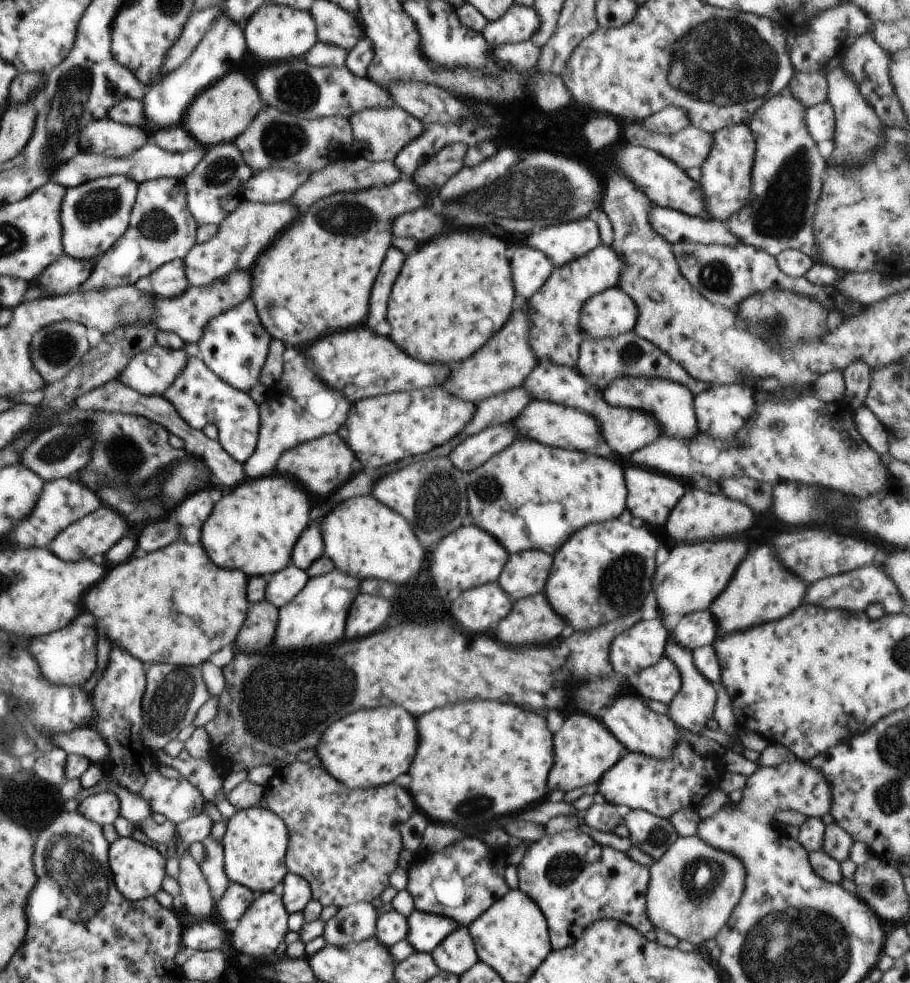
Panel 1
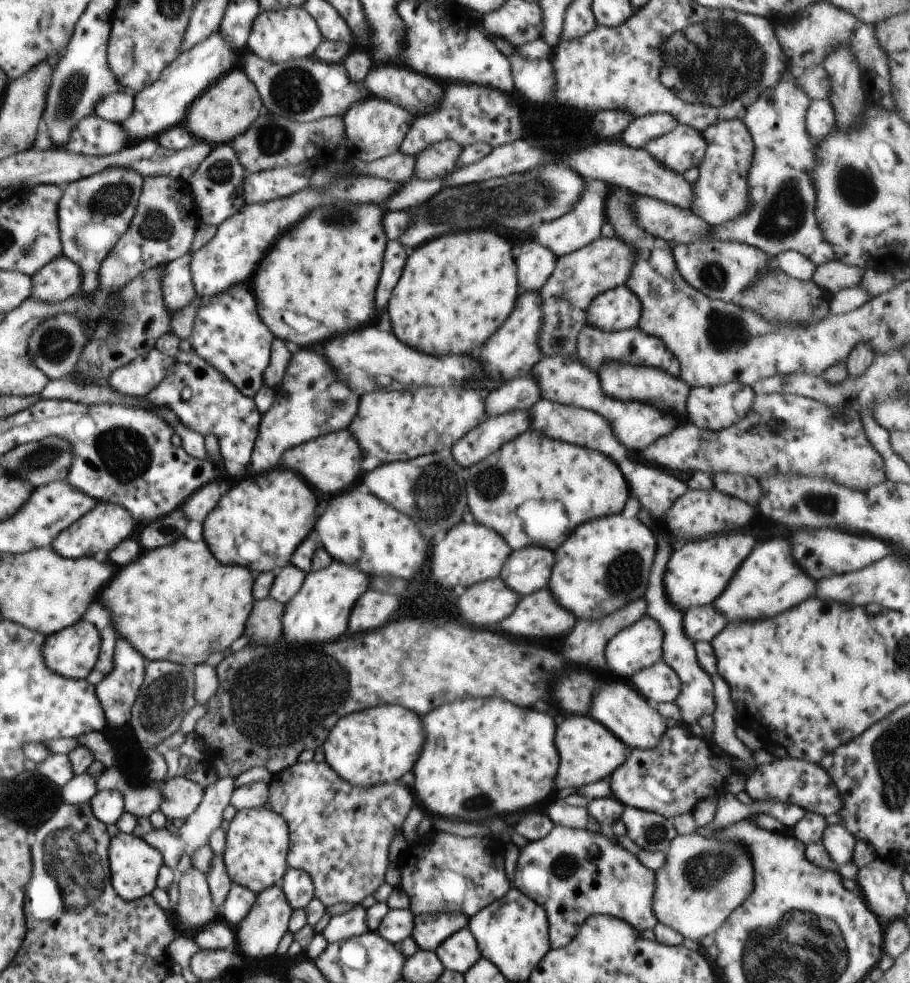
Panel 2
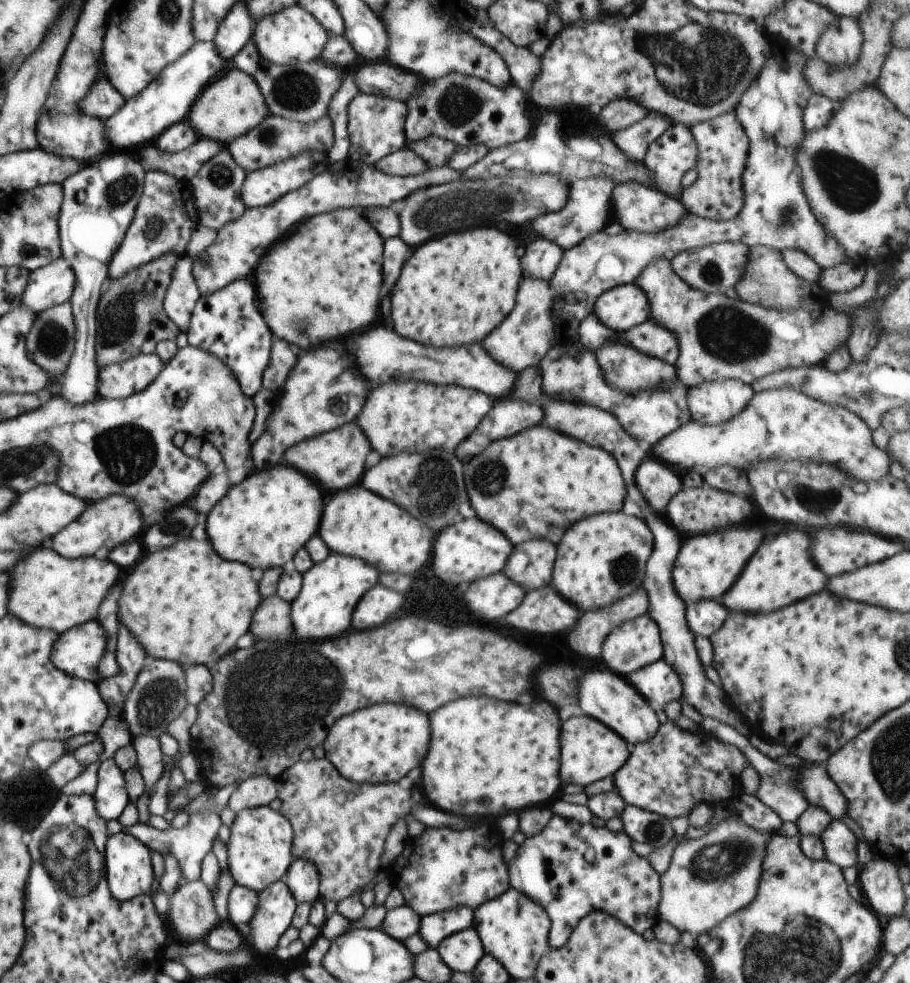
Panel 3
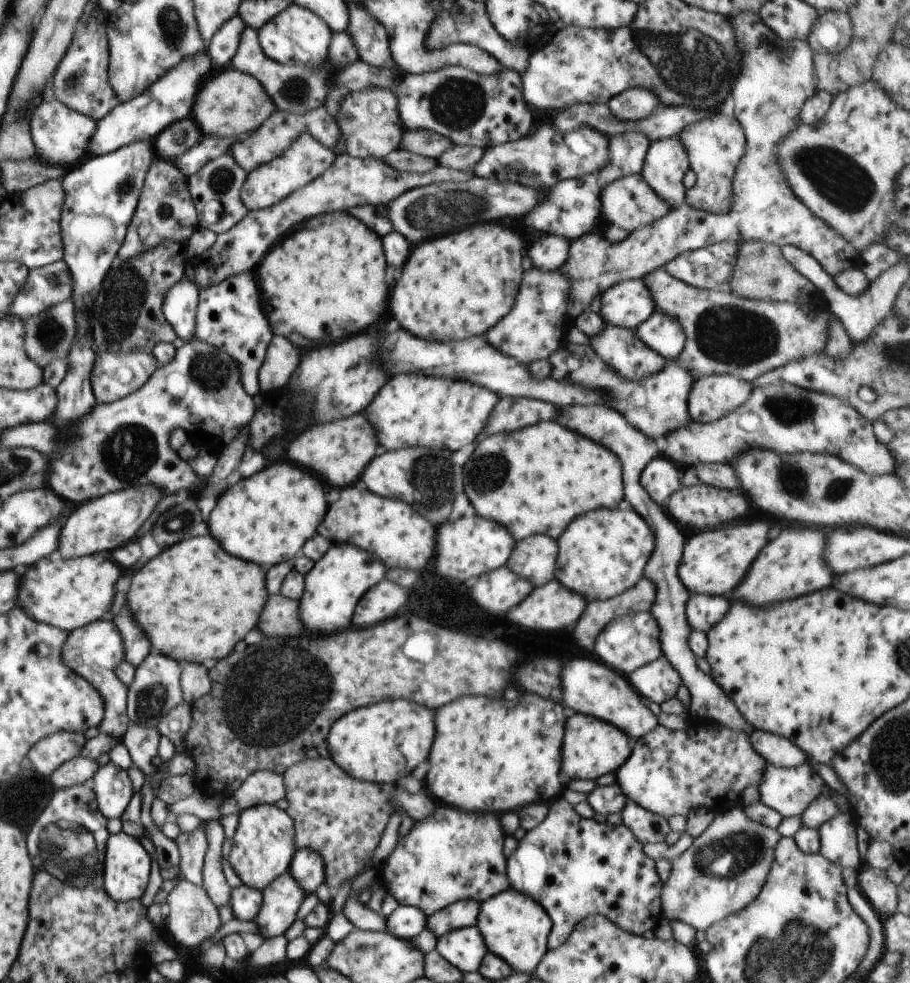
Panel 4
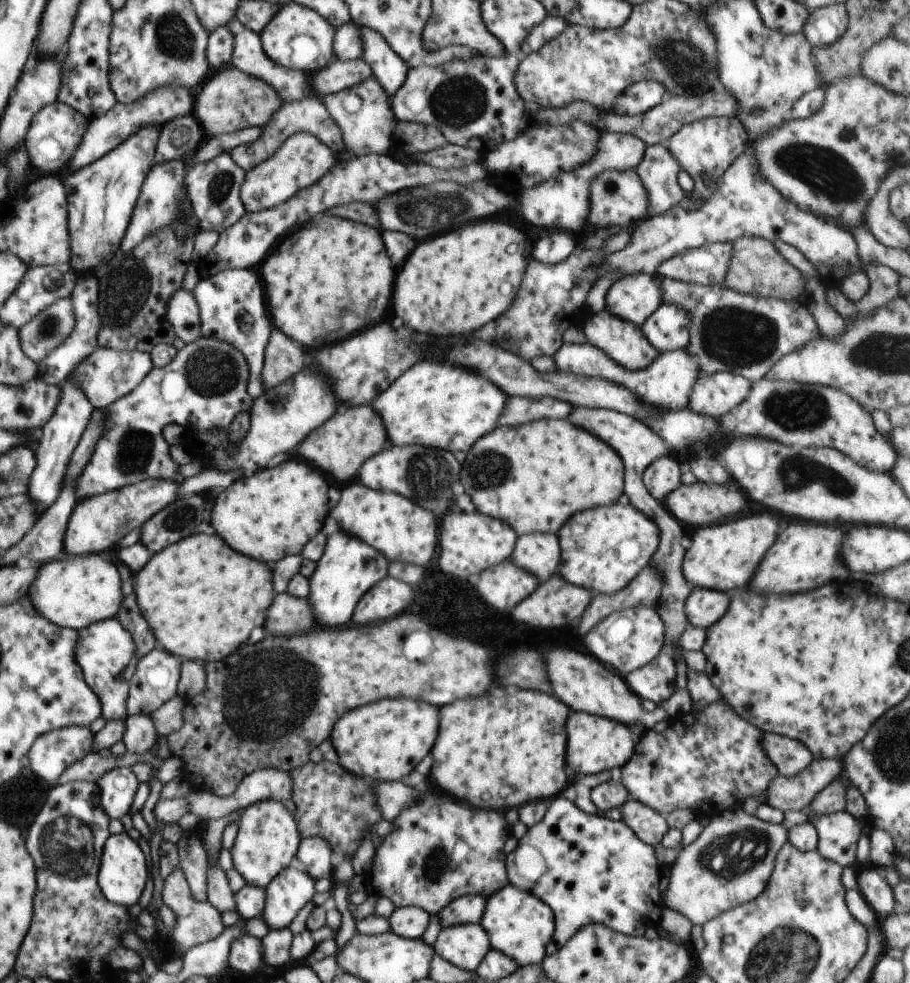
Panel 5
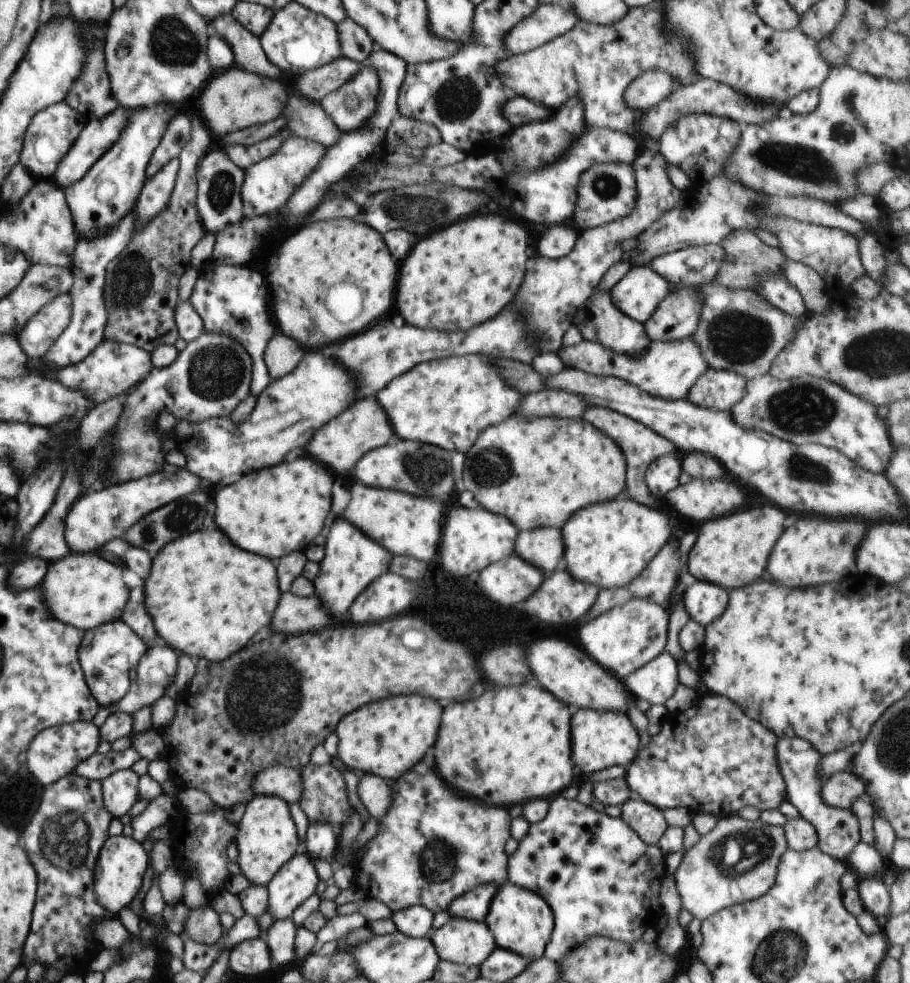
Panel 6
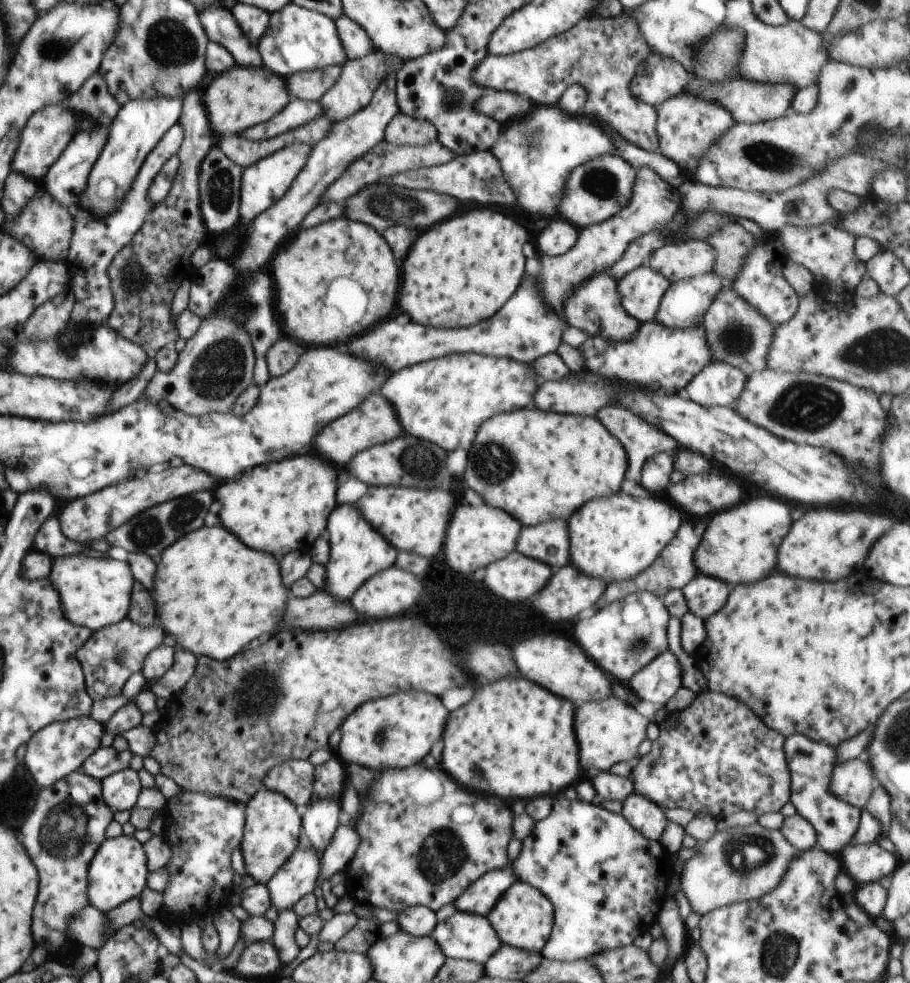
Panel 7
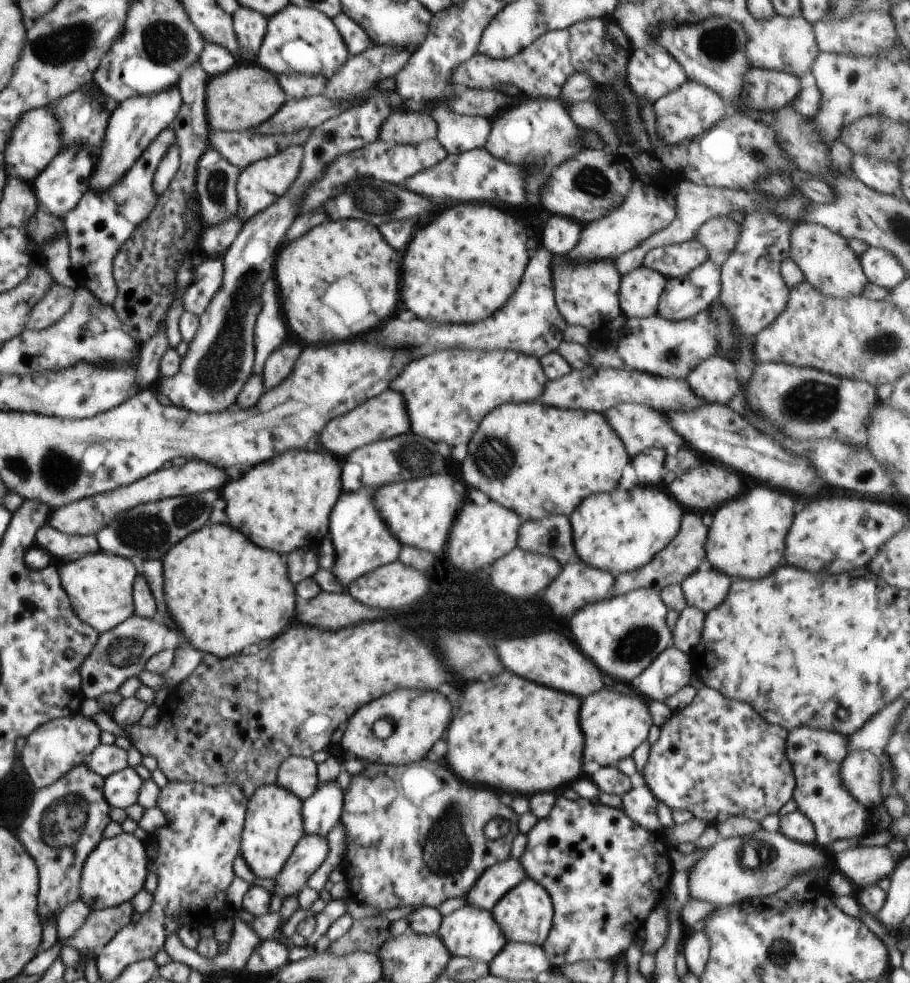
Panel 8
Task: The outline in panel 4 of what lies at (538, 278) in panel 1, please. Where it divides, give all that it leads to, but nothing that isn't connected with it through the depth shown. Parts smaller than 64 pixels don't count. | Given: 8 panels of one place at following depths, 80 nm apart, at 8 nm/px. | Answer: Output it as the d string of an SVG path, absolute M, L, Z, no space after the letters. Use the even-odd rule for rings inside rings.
M544 234L538 242L530 245L528 256L534 268L544 271L558 271L568 258L570 244L565 238Z

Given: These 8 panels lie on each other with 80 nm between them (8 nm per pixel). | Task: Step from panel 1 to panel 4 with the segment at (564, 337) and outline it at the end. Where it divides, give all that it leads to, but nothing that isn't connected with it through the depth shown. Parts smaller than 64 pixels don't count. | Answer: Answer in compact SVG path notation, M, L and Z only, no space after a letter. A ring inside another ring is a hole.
M741 12L728 16L735 30L735 45L744 48L744 66L740 78L734 84L732 98L734 98L734 114L742 125L746 146L744 156L740 159L733 178L733 203L726 214L717 215L691 207L688 203L672 210L650 226L628 233L628 236L618 242L610 242L604 235L588 233L572 241L568 258L560 270L570 283L569 305L566 314L566 328L573 325L584 311L588 312L592 301L600 296L607 288L618 284L620 281L642 279L649 272L664 267L679 254L693 251L722 241L737 242L742 244L748 241L764 241L778 245L780 248L791 244L801 251L807 252L821 267L833 277L841 270L852 267L856 256L859 254L848 241L823 220L820 220L797 196L793 193L780 161L777 161L777 145L785 135L797 129L801 123L799 114L803 104L818 90L814 72L813 50L806 41L798 39L784 41L773 30L770 30L756 13Z

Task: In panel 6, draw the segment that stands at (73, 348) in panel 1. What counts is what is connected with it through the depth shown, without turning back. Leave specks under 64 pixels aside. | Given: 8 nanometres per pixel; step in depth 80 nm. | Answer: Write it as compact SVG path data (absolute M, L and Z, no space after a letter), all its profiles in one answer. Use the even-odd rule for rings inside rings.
M69 293L58 295L26 323L17 339L29 359L43 357L50 350L70 324L72 311Z

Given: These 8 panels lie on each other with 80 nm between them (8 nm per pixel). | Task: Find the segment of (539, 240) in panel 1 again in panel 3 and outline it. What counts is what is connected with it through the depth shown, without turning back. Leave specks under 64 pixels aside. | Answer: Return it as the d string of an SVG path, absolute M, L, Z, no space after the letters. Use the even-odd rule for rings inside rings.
M588 178L588 180L574 180L568 206L557 213L546 213L536 217L532 228L543 239L557 244L563 251L574 248L585 238L604 230L610 210L610 194L612 194L612 180L608 178Z

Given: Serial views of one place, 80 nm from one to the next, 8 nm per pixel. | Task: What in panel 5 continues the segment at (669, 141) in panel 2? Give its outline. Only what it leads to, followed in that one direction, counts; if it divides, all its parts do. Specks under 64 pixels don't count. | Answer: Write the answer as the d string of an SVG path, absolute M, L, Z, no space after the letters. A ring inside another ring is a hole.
M662 144L646 147L645 155L636 168L648 193L649 216L665 213L686 195L677 181L683 168L676 157Z

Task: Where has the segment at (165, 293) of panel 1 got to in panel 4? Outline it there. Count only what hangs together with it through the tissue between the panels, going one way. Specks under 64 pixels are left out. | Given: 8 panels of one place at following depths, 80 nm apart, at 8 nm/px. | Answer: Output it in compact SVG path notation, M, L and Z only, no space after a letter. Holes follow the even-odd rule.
M185 275L168 292L163 300L163 313L174 332L186 343L193 339L199 288Z

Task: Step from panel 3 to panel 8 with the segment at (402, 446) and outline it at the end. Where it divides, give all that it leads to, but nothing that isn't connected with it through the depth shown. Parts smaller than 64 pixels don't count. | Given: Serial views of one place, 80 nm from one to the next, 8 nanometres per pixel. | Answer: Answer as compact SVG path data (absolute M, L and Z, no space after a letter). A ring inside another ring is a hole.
M444 350L404 366L389 388L402 394L414 434L450 446L468 444L482 418L506 402L540 400L548 382L539 359L516 352Z

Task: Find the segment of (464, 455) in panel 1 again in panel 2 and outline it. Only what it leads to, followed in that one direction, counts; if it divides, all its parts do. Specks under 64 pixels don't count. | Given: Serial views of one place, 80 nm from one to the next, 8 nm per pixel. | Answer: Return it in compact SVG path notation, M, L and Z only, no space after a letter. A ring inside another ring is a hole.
M510 411L497 417L487 417L474 430L470 430L456 441L450 451L460 466L470 468L492 452L496 452L512 438L526 432L528 426L528 411Z

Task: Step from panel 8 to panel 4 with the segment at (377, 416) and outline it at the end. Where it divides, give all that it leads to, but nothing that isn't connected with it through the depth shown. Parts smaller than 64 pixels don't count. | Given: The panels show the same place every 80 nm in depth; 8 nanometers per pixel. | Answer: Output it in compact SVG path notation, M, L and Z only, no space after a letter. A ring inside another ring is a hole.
M352 416L346 420L338 420L332 424L322 426L322 446L320 446L320 426L312 426L302 436L290 442L288 458L330 482L334 488L344 488L360 480L362 471L367 468L368 462L374 458L378 441L372 426L366 422L364 416Z

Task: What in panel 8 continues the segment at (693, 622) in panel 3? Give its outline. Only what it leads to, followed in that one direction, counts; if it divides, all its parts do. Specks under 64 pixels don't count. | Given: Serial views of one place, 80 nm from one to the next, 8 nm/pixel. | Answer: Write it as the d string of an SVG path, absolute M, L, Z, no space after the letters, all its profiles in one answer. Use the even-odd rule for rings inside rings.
M705 558L700 568L682 581L681 587L688 605L708 613L724 602L730 588L730 578L713 569Z

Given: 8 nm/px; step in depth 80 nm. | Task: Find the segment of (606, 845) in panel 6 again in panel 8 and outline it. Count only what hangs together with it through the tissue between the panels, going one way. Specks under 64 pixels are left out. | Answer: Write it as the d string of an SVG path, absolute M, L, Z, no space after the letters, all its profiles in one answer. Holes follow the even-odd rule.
M561 792L558 793L555 801L556 804L552 807L550 814L546 818L538 820L531 832L526 835L526 850L524 850L524 854L520 858L525 876L531 878L534 882L540 883L548 891L553 904L553 925L542 948L554 967L596 959L610 961L625 954L628 946L644 930L644 922L650 916L650 913L664 902L668 896L670 878L672 878L674 871L673 863L670 859L672 848L661 833L652 833L648 829L634 823L622 808L611 808L602 803L593 803L582 797L570 800Z

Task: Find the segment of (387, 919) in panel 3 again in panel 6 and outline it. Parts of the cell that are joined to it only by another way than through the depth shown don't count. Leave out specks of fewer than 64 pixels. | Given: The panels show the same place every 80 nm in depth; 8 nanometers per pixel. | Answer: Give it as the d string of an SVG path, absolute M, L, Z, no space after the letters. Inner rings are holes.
M410 905L391 916L398 932L409 937L429 937L433 928L434 913L422 905Z

